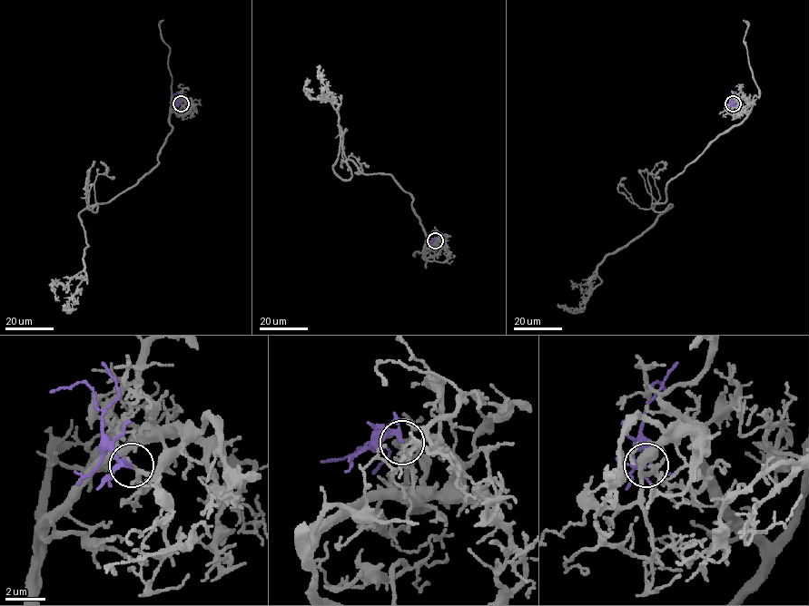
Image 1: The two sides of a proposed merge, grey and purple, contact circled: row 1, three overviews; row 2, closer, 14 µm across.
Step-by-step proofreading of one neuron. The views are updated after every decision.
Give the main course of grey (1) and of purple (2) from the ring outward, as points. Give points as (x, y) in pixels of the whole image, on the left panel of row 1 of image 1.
1: (181, 104), (171, 111), (158, 163), (97, 210), (79, 213), (85, 276), (69, 313), (64, 303)
2: (181, 104), (175, 93), (171, 95)

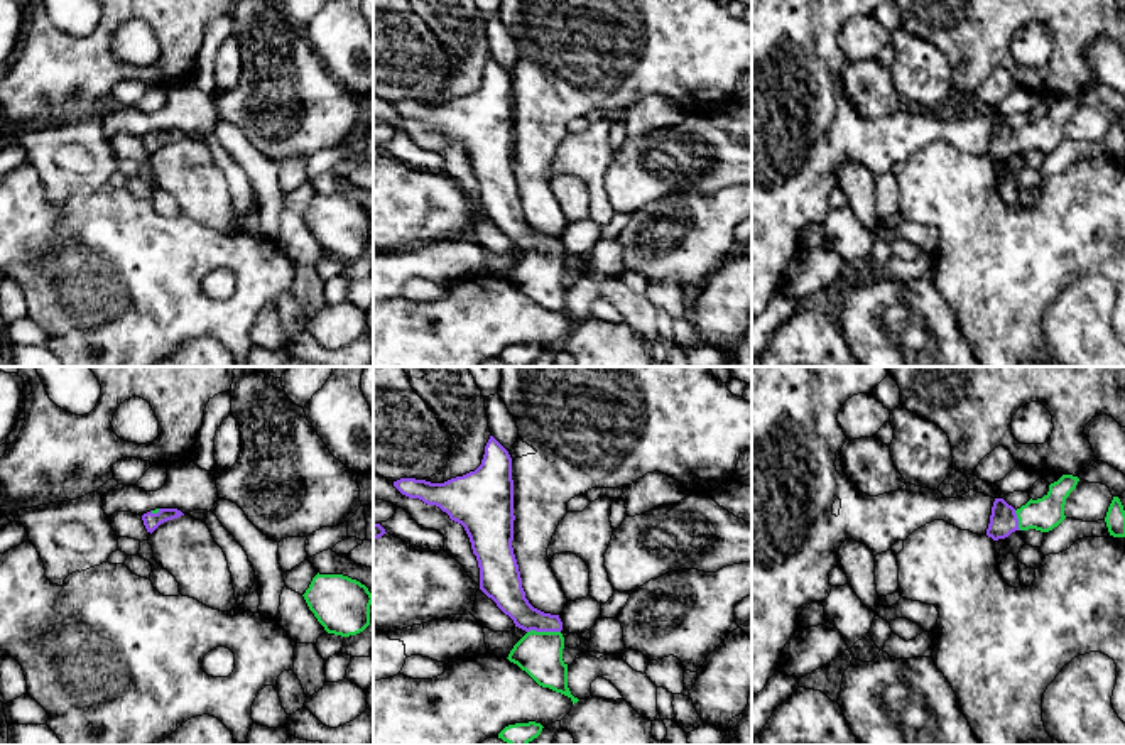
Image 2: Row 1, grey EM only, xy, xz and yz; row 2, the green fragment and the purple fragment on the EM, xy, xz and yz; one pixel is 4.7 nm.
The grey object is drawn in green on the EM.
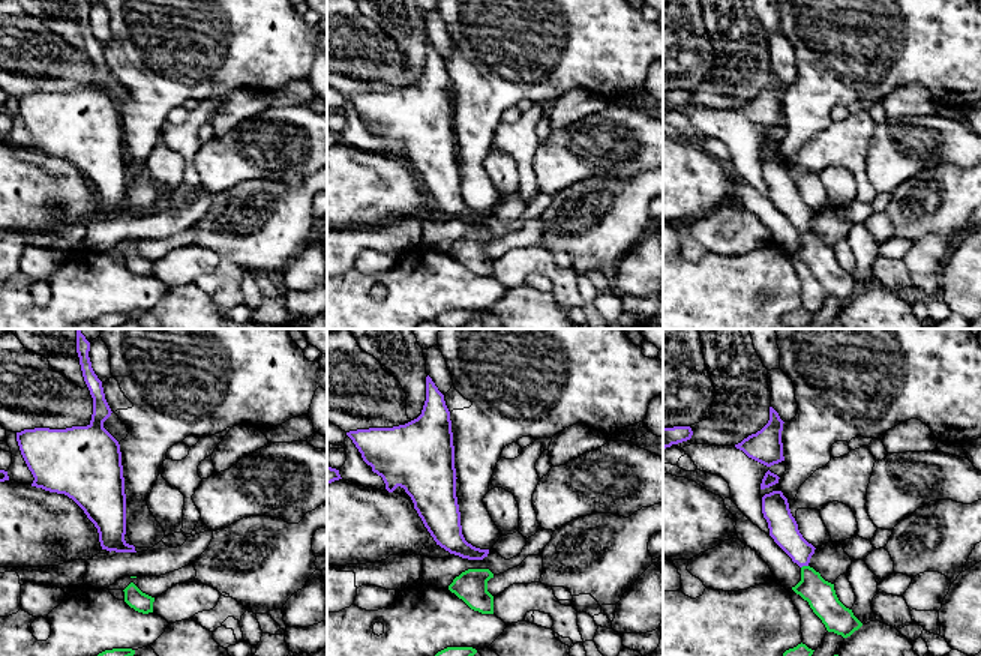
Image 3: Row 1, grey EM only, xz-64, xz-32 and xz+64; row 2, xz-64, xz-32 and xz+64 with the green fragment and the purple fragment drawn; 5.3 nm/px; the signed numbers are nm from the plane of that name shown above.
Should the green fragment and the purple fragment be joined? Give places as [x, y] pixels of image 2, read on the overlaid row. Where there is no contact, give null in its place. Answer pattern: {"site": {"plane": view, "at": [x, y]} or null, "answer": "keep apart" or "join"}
{"site": {"plane": "xz", "at": [543, 632]}, "answer": "join"}

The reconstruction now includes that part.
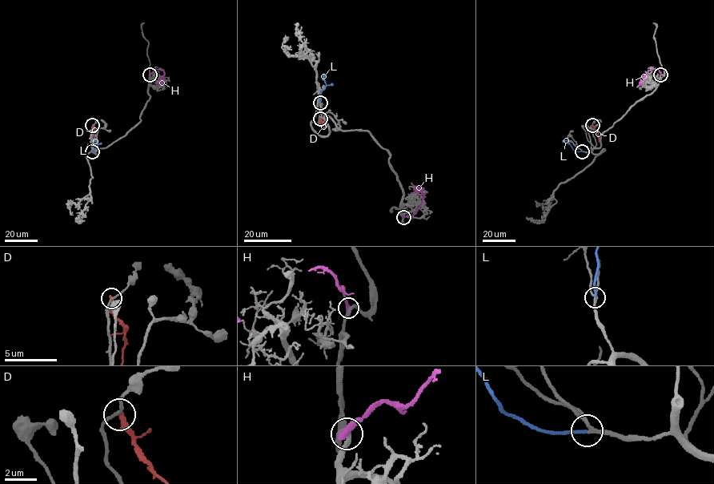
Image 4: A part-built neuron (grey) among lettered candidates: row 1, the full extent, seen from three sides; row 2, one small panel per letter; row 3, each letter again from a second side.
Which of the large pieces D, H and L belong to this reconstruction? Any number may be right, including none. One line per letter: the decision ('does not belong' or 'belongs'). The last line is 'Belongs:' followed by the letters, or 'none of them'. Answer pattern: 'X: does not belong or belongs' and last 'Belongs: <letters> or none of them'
D: does not belong
H: does not belong
L: belongs
Belongs: L

